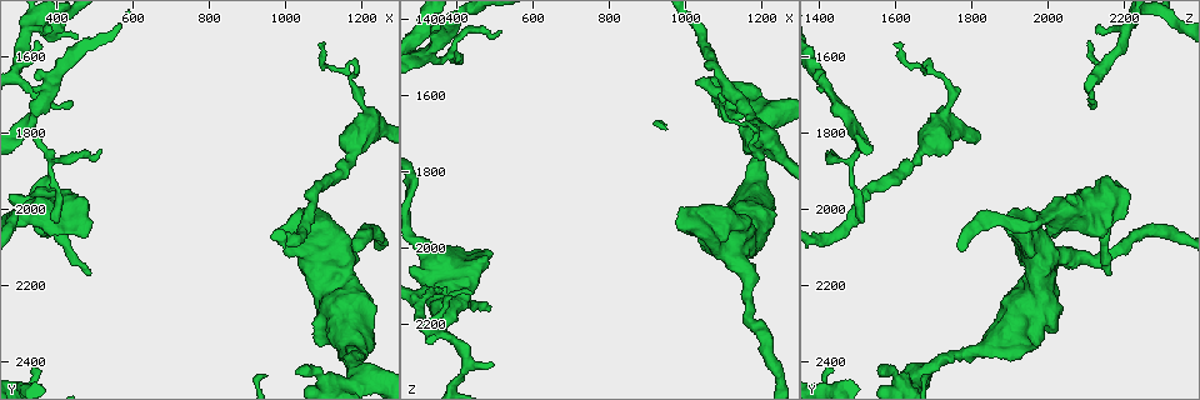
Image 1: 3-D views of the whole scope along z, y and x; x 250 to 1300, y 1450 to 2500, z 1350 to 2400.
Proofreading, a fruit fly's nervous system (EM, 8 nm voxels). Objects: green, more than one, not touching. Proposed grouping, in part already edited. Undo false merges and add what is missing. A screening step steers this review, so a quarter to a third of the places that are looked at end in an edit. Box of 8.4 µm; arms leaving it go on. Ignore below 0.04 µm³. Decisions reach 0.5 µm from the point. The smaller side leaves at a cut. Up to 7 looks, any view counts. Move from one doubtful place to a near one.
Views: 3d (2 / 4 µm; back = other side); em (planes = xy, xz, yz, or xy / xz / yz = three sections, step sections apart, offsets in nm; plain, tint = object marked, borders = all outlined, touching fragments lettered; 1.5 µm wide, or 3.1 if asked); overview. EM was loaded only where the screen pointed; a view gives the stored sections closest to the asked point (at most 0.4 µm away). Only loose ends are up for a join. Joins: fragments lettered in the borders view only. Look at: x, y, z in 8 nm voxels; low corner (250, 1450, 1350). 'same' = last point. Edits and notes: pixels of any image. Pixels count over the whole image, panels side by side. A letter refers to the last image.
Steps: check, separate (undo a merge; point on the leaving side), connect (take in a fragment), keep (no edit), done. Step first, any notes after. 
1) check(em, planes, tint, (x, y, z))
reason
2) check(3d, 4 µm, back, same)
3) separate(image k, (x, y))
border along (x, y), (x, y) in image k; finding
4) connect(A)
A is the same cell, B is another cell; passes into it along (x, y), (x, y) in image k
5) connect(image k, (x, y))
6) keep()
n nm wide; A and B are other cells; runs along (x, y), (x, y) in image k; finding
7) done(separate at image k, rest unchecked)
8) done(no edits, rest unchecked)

check(3d, 4 µm, (1175, 1830, 1685))
sharp bend

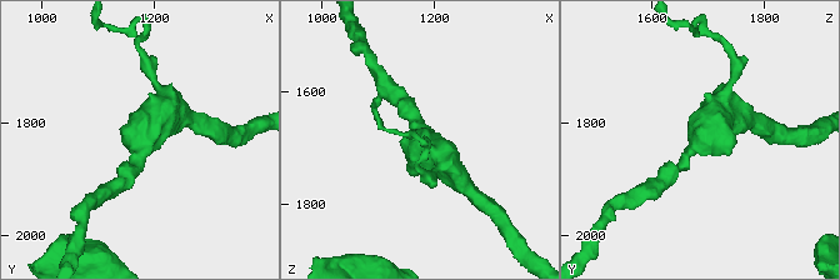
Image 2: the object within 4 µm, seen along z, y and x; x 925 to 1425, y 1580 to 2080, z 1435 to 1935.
check(em, planes, borders, (1175, 1835, 1685))

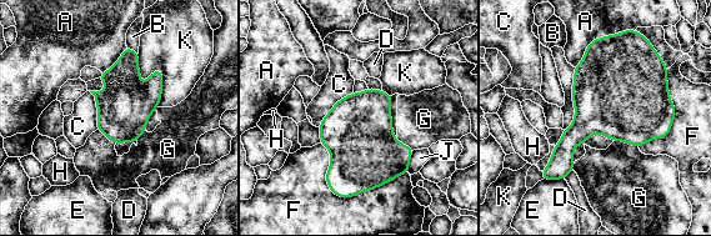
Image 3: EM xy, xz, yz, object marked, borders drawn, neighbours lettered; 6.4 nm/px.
keep()
340 nm wide; A, B, C, D, E, F, G, H, J and K are other cells; border along (353, 91), (335, 104), (319, 127) in image 3; continuous, no second cell

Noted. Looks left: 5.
check(em, xy, step 8, borders, (1030, 2435, 1560))
an open end

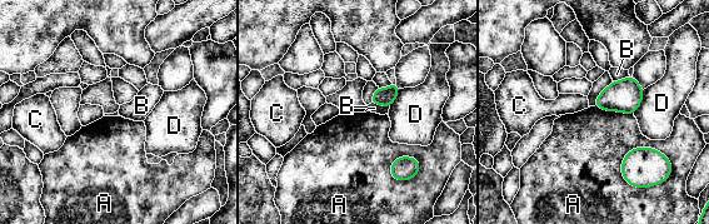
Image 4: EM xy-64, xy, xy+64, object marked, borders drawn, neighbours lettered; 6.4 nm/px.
check(em, planes, borders, same)

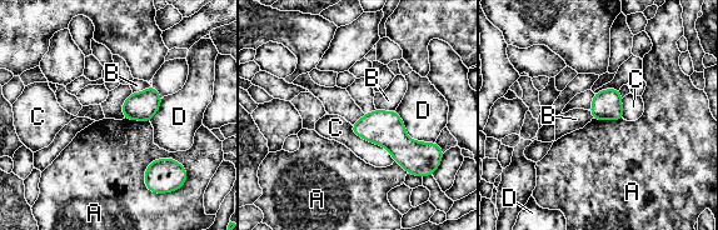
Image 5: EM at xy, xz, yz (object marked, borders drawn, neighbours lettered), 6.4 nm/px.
keep()
A, B, C and D are other cells; no lettered fragment goes on from it

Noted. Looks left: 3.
check(3d, 2 µm, (490, 2165, 2165))
tapers out

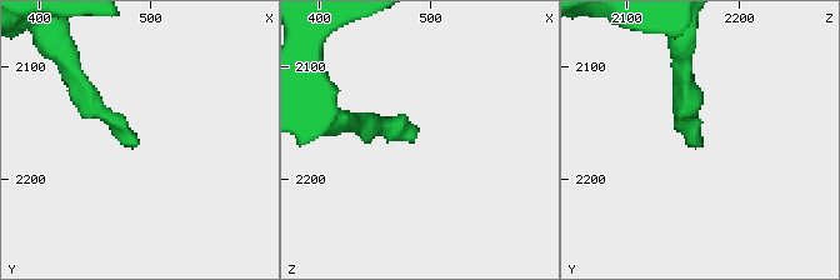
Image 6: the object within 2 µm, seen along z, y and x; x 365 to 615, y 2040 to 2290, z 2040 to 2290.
check(em, xz, step 8, borders, (488, 2168, 2160))

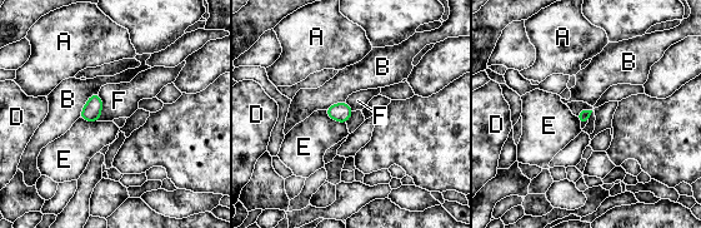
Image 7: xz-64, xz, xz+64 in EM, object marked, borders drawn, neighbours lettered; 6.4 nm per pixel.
keep()
B touches over 200 nm; A, B, D, E and F are other cells; no lettered fragment goes on from it

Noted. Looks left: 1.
done(no edits, rest unchecked)

